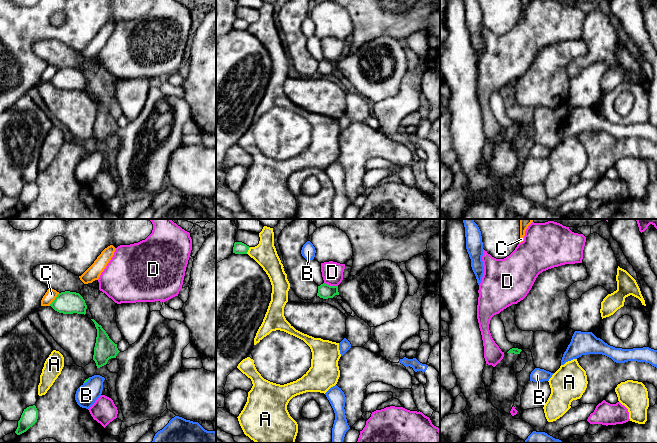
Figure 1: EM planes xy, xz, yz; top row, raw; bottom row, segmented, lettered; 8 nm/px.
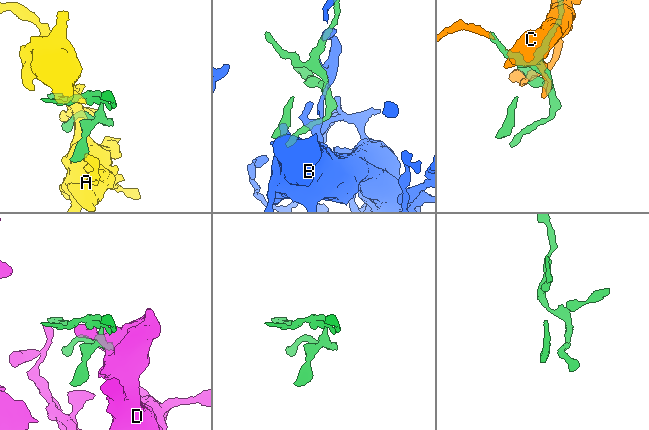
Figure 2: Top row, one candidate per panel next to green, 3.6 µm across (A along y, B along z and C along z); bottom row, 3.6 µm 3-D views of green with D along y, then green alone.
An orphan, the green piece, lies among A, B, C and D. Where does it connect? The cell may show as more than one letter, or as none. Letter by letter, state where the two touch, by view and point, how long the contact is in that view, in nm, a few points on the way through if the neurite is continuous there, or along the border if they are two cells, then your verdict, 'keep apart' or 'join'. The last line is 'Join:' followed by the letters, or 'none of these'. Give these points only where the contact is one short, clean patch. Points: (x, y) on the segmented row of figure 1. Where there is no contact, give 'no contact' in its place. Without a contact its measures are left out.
A: meets green in xz at (248, 249); contact 70 nm long; keep apart
B: meets green in xy at (86, 381); contact 80 nm long; keep apart
C: meets green in xy at (55, 299); contact 130 nm long; keep apart
D: meets green in xz at (331, 286); contact 120 nm long; keep apart
Join: none of these

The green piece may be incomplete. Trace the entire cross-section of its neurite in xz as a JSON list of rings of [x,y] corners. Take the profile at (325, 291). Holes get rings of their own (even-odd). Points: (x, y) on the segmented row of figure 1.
[[[382,260],[367,266],[355,276],[350,275],[347,279],[343,279],[338,286],[321,284],[318,286],[317,296],[328,299],[340,295],[359,318],[370,327],[377,327],[398,317],[402,303],[408,295],[408,290],[406,276],[398,264]]]

